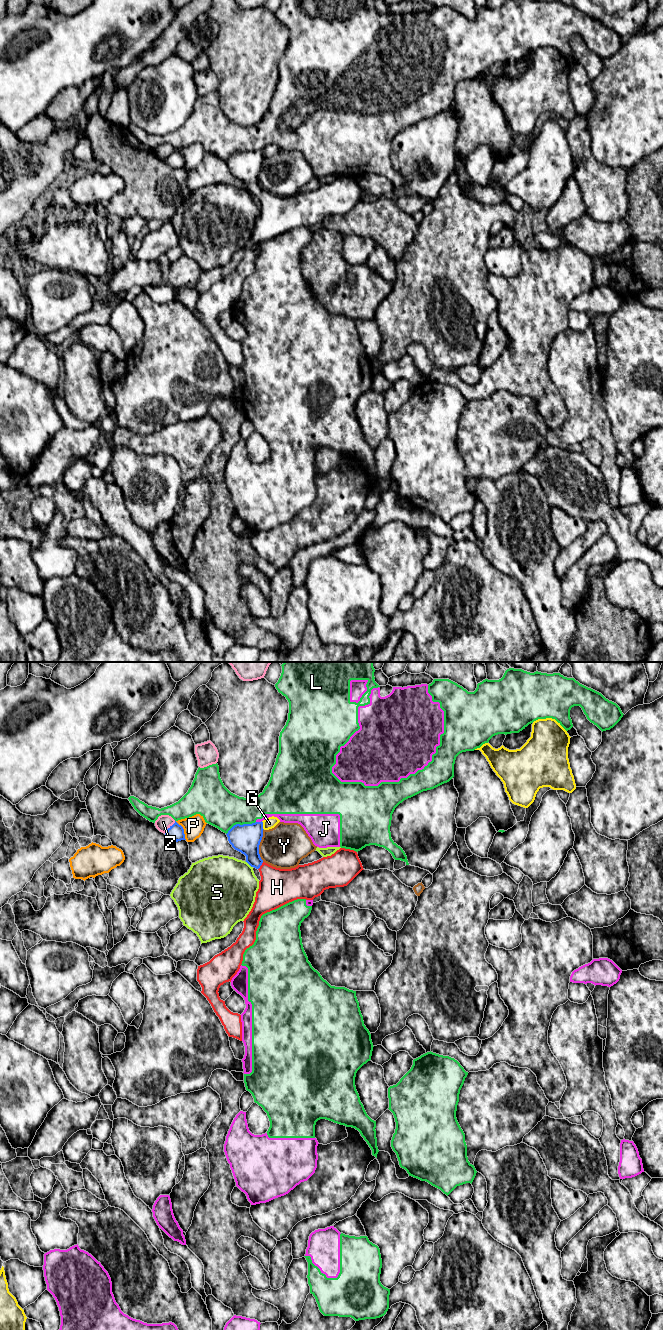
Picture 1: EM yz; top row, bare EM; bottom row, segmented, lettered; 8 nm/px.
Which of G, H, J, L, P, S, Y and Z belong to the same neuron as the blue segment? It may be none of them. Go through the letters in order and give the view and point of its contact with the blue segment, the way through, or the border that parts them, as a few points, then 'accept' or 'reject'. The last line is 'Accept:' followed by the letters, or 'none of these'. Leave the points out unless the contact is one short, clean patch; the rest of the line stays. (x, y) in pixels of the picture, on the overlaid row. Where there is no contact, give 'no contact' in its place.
G: meets blue in yz at (262, 825); reject
H: meets blue in yz at (260, 865); runs through yz (246, 838), (252, 857), (260, 865), (270, 875), (277, 887); accept
J: meets blue in yz at (258, 822); reject
L: meets blue in yz at (239, 824); reject
P: meets blue in yz at (183, 830); reject
S: meets blue in yz at (249, 864); reject
Y: meets blue in yz at (259, 844); reject
Z: meets blue in yz at (170, 827); reject
Accept: H

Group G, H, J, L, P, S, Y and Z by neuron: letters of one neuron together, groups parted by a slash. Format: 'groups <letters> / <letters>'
groups G / H / J L / P / S / Y / Z

